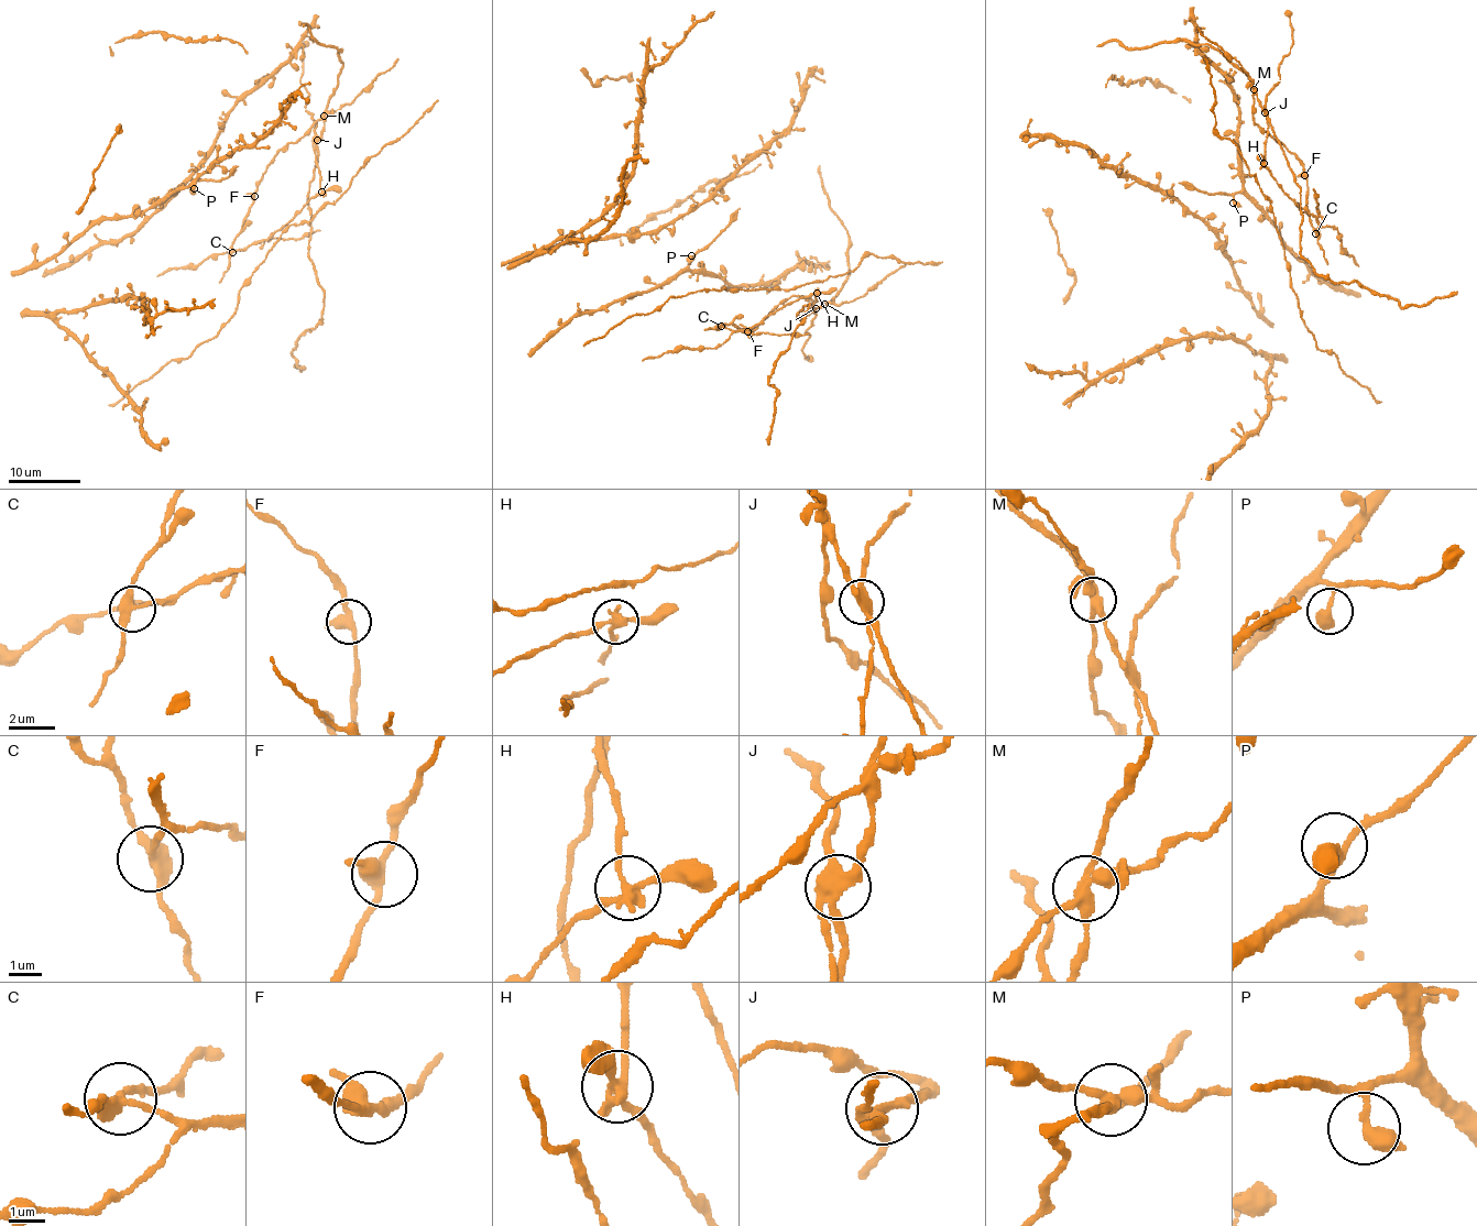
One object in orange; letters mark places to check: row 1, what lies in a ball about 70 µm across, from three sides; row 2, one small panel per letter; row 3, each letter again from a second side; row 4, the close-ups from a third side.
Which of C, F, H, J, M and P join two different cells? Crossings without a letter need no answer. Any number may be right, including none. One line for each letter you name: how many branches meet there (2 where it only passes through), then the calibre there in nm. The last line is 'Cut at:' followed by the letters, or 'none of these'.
C: Branches: 3. Thickness 340 nm
H: Branches: 3. Thickness 240 nm
J: Branches: 4. Thickness 360 nm
M: Branches: 4. Thickness 340 nm
Cut at: C, H, J, M

